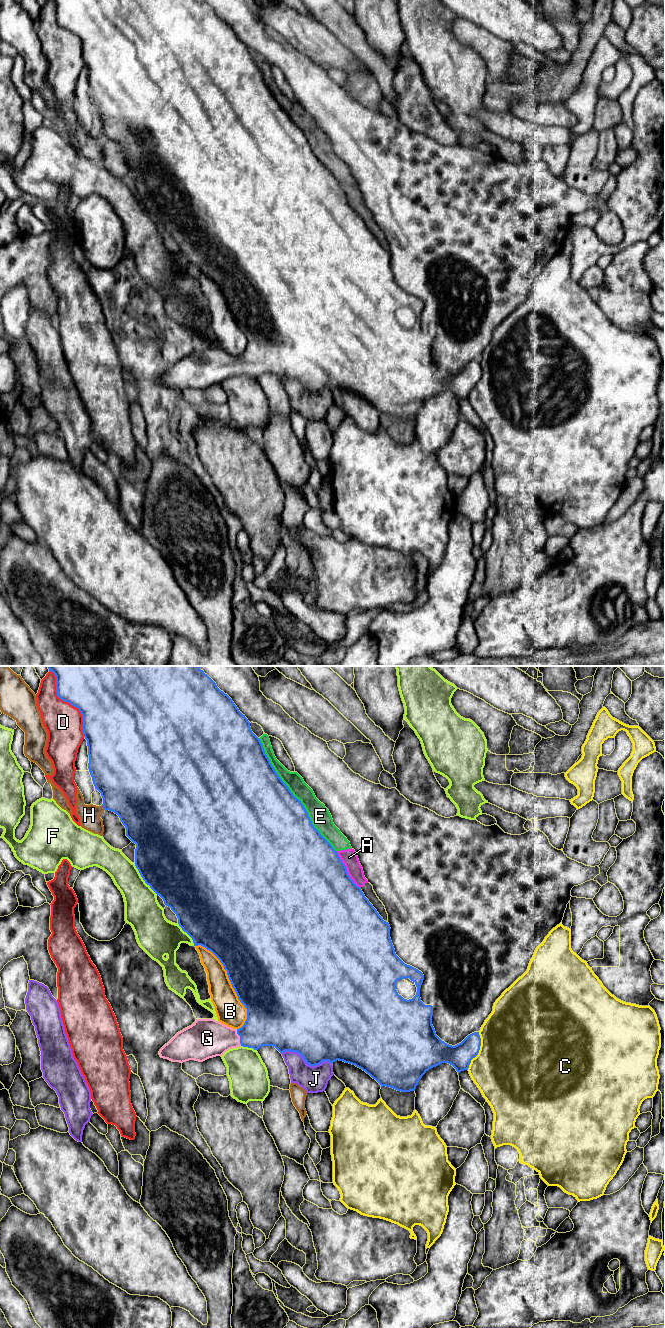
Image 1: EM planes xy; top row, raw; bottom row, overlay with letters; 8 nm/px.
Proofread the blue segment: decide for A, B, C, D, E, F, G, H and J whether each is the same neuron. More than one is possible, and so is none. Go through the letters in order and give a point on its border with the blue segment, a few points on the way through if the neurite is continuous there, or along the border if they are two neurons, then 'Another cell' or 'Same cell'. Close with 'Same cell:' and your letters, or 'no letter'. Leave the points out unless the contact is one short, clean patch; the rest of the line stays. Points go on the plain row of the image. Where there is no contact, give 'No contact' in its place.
A: Touches blue at xy (346, 198). Another cell
B: Touches blue at xy (230, 309). Another cell
C: Touches blue at xy (478, 379). Another cell
D: Touches blue at xy (70, 31). Another cell
E: Touches blue at xy (293, 123). Another cell
F: Touches blue at xy (143, 207). Another cell
G: Touches blue at xy (240, 365). Path across: xy (268, 352), (251, 363), (240, 365), (209, 366). Same cell
H: Touches blue at xy (103, 135). Another cell
J: Touches blue at xy (306, 390). Another cell
Same cell: G

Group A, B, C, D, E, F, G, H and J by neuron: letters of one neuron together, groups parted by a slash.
A E / B / C / D / F / G / H / J

